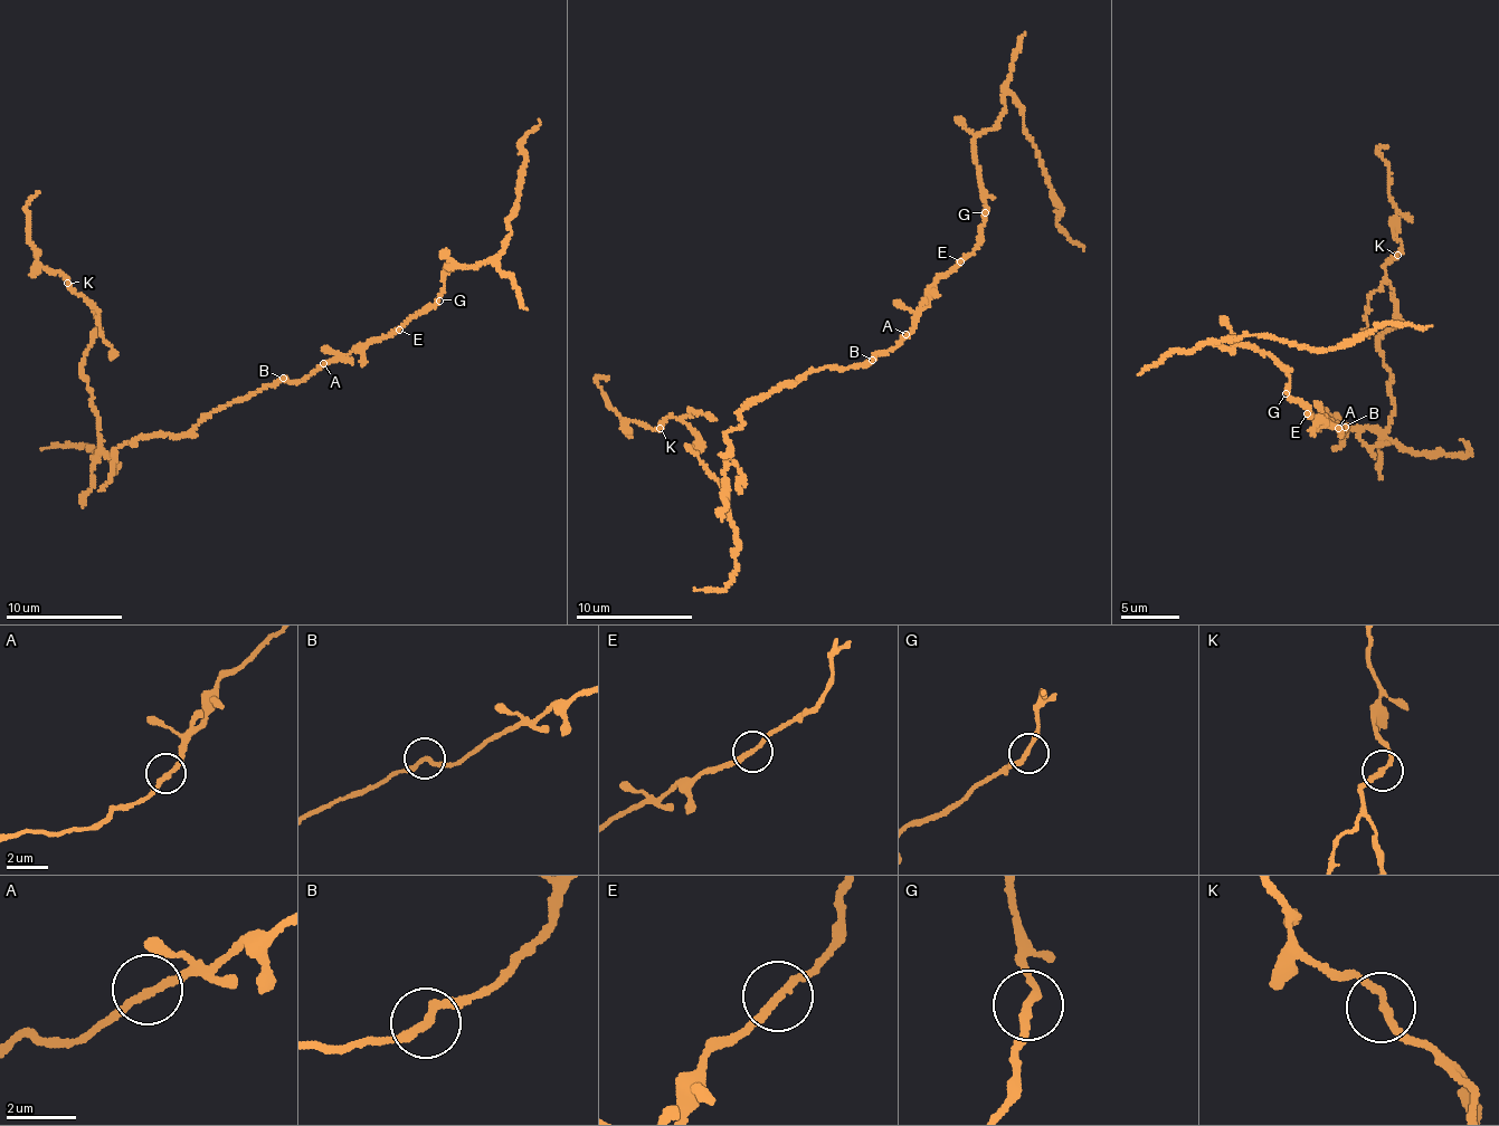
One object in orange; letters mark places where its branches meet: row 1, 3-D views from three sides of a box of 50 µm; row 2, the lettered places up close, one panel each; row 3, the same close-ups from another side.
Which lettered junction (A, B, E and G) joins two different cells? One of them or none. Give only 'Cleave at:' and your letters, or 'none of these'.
Cleave at: B

